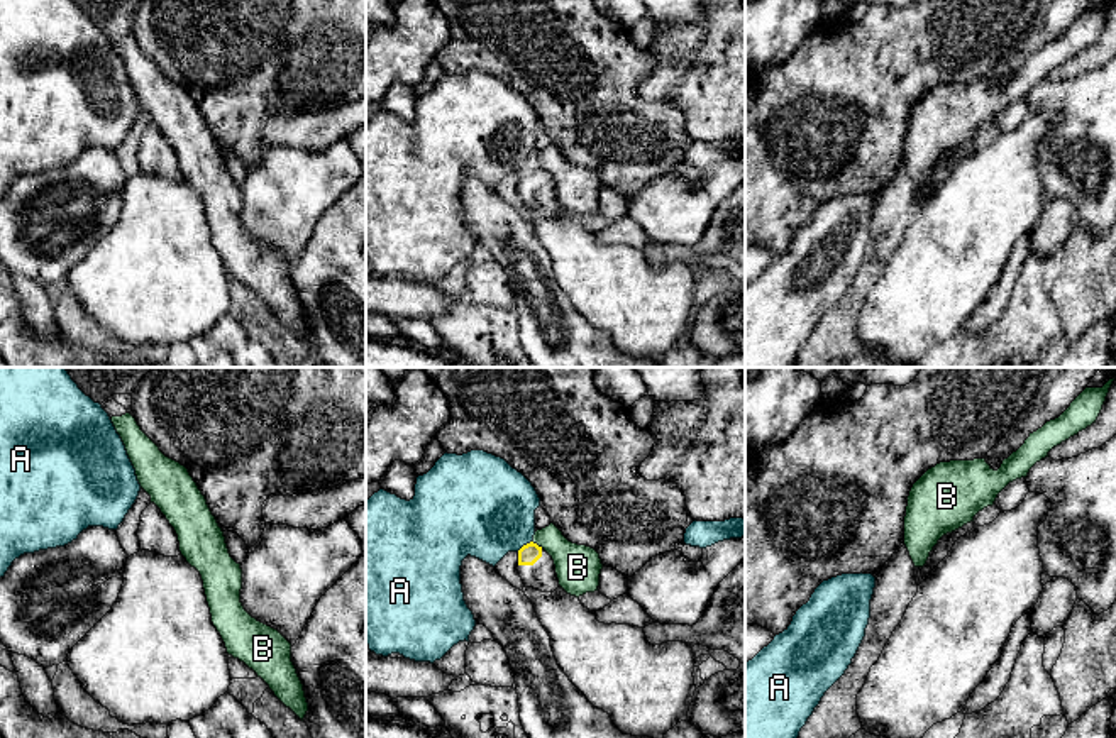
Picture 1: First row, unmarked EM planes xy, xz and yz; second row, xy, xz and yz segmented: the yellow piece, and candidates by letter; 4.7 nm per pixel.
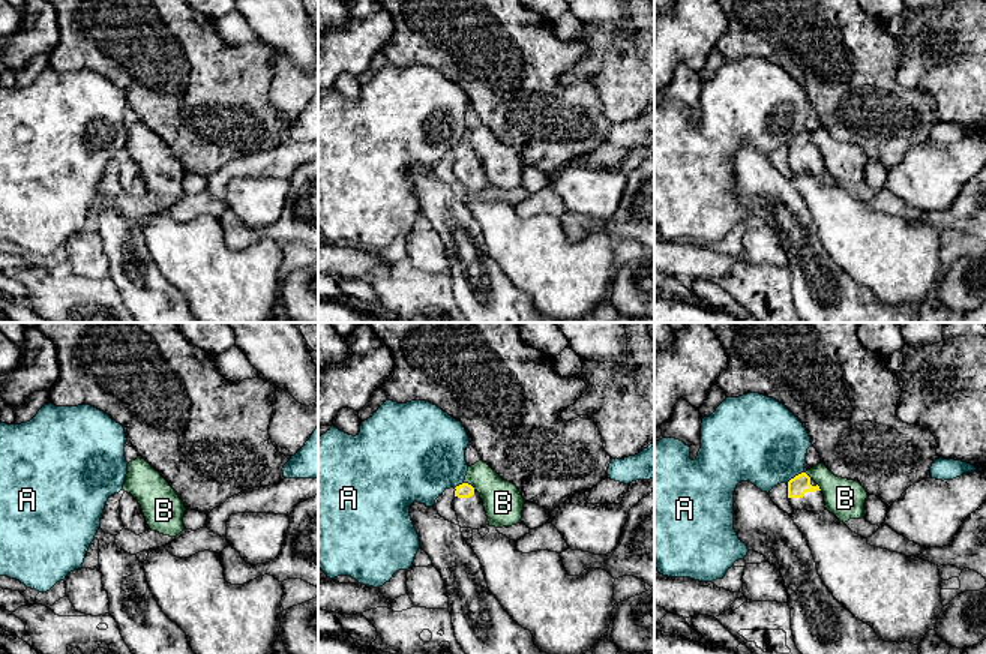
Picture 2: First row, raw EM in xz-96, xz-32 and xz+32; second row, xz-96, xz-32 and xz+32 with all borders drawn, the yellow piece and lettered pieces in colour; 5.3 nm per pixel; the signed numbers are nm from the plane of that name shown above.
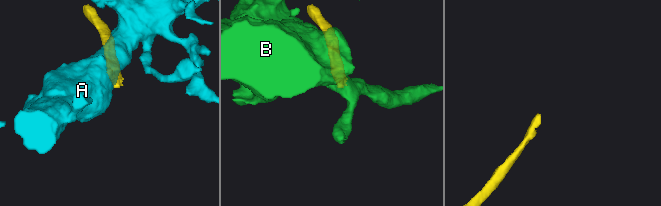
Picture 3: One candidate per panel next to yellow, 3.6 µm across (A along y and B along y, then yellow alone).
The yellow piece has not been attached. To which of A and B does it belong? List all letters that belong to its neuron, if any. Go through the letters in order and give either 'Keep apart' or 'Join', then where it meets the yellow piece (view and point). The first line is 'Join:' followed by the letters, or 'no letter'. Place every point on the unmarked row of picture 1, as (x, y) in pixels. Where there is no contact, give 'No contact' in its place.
Join: no letter
A: Keep apart. Touches yellow at xz (524, 166)
B: Keep apart. Touches yellow at xz (535, 165)

